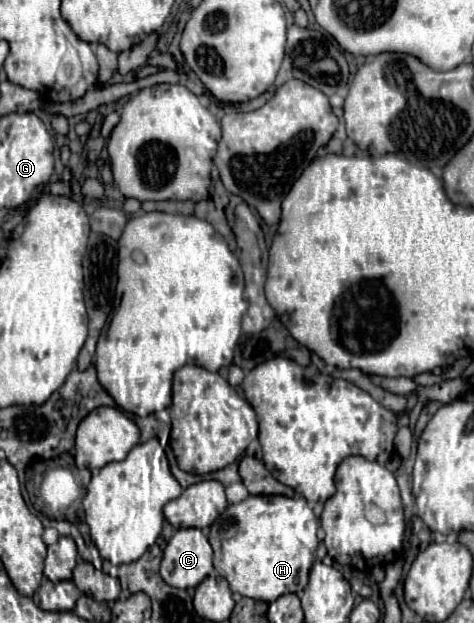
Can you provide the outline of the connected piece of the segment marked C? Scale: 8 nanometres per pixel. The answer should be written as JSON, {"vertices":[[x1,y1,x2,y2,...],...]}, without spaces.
{"vertices":[[179,528,167,542,161,578,175,588,195,588,213,570,213,550,199,528]]}

